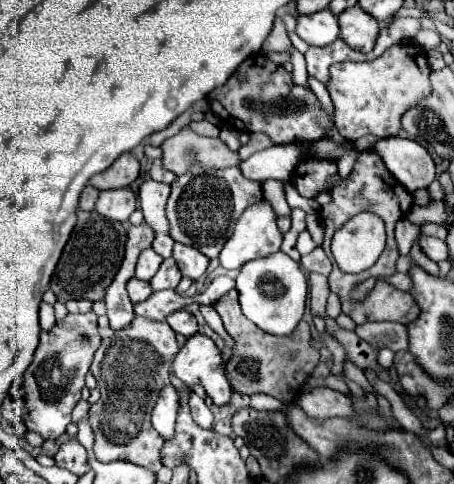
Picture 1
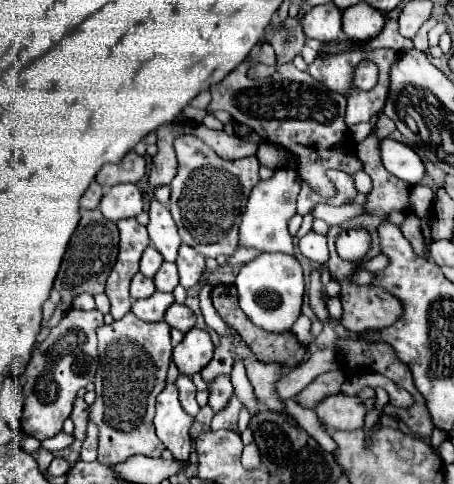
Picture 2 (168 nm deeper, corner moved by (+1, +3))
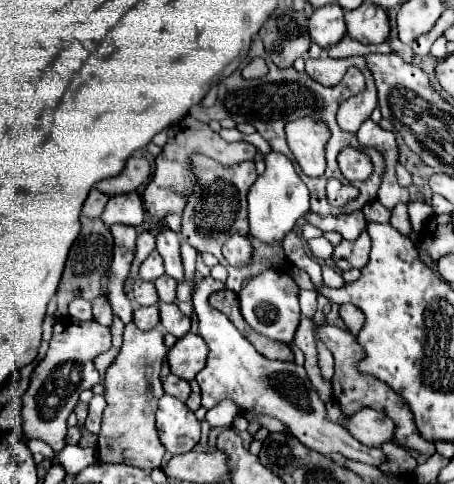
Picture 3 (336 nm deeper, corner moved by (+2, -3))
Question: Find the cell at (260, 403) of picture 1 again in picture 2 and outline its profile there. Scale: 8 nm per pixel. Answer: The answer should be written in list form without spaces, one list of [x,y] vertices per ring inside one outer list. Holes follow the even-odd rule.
[[[293,399],[284,401],[285,409],[293,416],[297,424],[301,426],[326,452],[334,452],[336,444],[326,432],[326,428],[320,424],[319,419],[312,409],[301,407]]]

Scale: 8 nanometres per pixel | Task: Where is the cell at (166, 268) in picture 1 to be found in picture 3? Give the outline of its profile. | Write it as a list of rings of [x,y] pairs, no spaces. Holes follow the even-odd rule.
[[[163,274],[161,278],[155,280],[155,288],[157,288],[157,294],[159,294],[159,300],[161,302],[175,302],[175,288],[177,288],[177,282]]]

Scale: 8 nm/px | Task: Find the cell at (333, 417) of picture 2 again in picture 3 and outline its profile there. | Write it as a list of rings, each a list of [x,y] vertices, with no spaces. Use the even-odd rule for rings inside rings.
[[[365,408],[359,410],[349,422],[345,422],[345,428],[365,446],[379,448],[383,442],[389,442],[395,438],[395,424],[389,416],[383,412]]]

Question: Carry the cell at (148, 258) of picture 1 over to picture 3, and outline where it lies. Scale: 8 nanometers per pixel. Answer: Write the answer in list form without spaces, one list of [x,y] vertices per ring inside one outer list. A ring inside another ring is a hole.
[[[153,250],[153,252],[147,256],[147,260],[141,264],[139,276],[141,276],[143,280],[147,280],[147,282],[153,282],[153,280],[157,280],[157,278],[163,276],[163,274],[165,274],[165,270],[163,270],[163,258],[161,258],[161,254],[159,254],[157,250]]]

